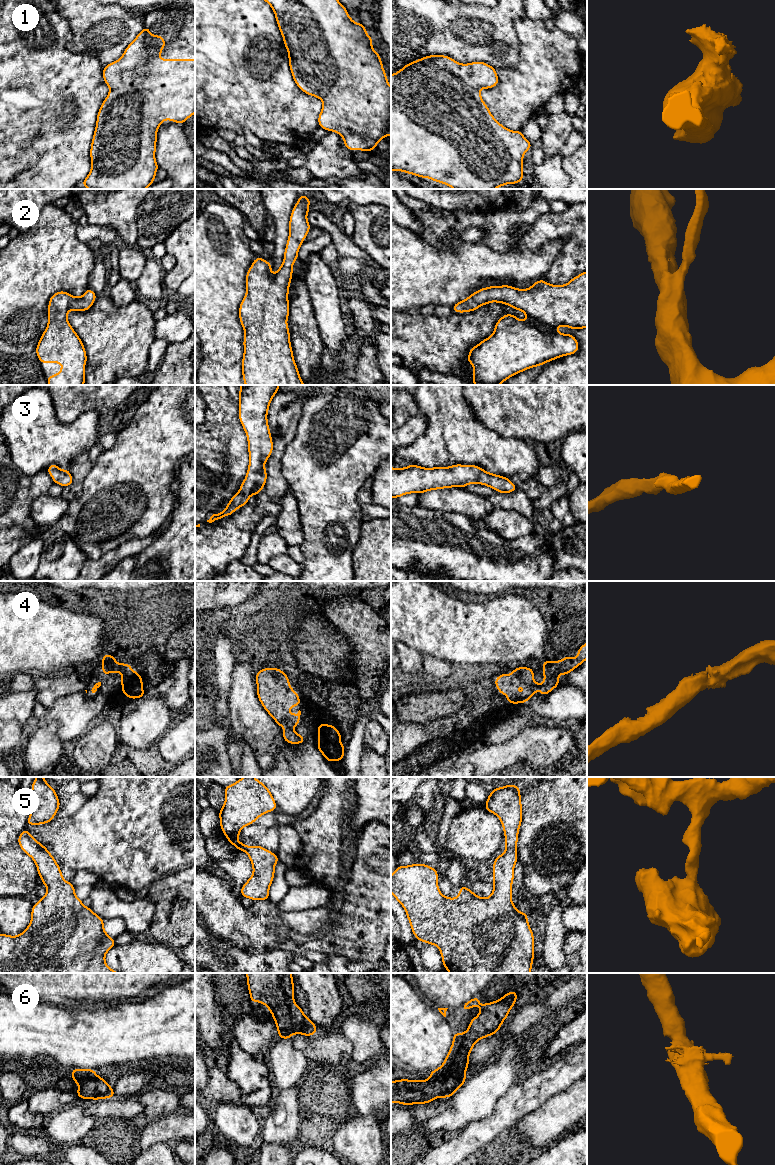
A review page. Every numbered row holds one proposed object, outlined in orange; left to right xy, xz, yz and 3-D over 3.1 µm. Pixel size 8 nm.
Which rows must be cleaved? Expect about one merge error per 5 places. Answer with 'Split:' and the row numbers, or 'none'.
Split: none

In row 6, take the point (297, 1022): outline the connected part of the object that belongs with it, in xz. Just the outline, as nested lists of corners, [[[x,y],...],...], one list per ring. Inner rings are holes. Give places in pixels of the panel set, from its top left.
[[[246,973],[250,1002],[264,1004],[273,1016],[282,1039],[294,1034],[306,1037],[317,1032],[318,1027],[295,1004],[292,973]]]

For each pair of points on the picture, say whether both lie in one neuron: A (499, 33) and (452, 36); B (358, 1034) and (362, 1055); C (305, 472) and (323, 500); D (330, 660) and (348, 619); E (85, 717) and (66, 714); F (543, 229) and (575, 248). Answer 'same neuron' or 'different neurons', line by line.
A: same neuron
B: same neuron
C: same neuron
D: different neurons
E: same neuron
F: same neuron

